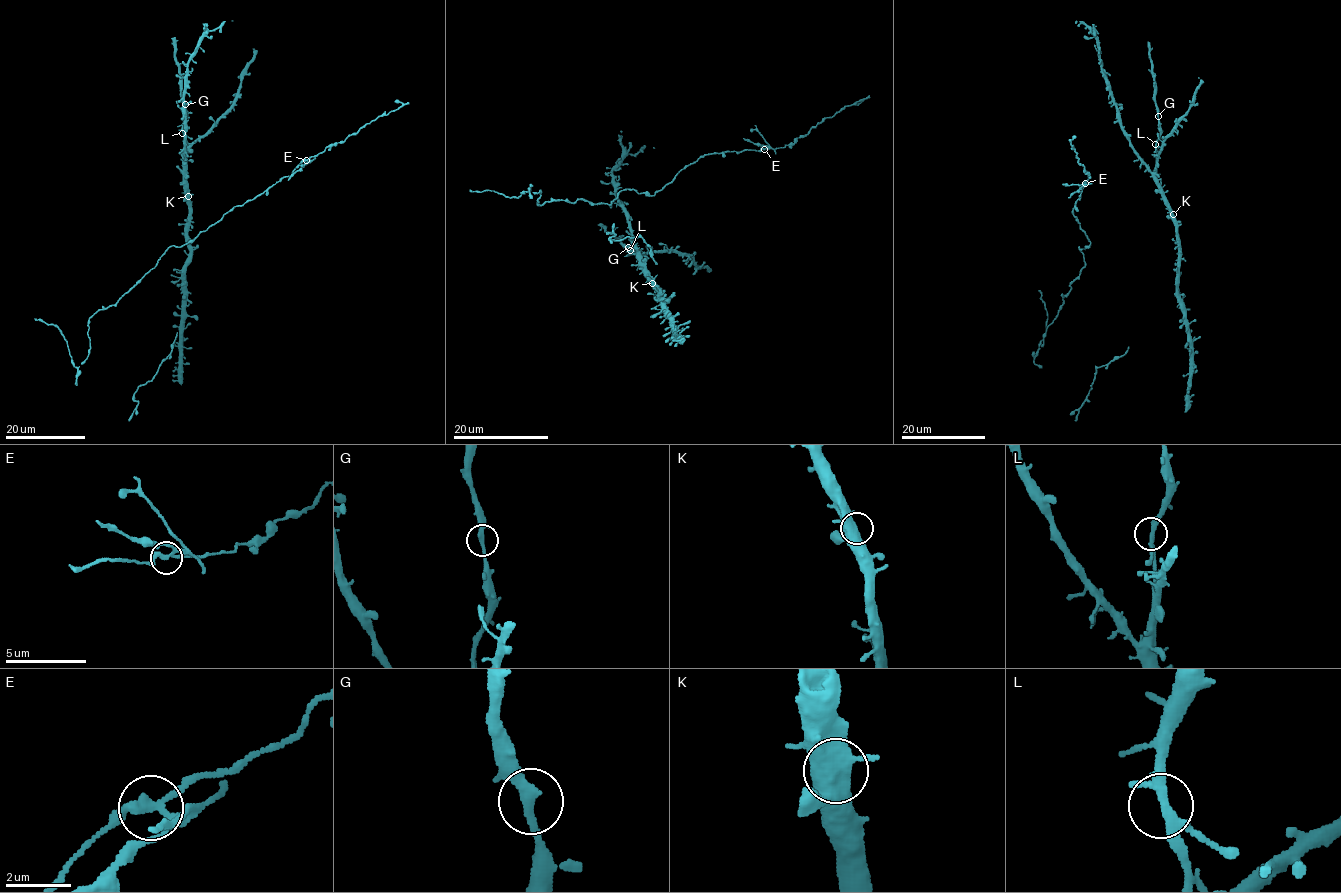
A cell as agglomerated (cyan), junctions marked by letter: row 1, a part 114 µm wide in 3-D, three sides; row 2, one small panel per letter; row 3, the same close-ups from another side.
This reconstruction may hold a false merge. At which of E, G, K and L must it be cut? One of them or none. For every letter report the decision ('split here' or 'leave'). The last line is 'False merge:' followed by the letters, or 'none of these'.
E: split here
G: leave
K: leave
L: leave
False merge: E

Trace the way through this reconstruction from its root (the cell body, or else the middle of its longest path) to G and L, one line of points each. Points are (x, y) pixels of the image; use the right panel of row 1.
G: (1166, 217), (1170, 215), (1170, 206), (1156, 175), (1156, 145), (1160, 134), (1158, 116)
L: (1166, 217), (1170, 215), (1170, 206), (1156, 175), (1155, 144)

